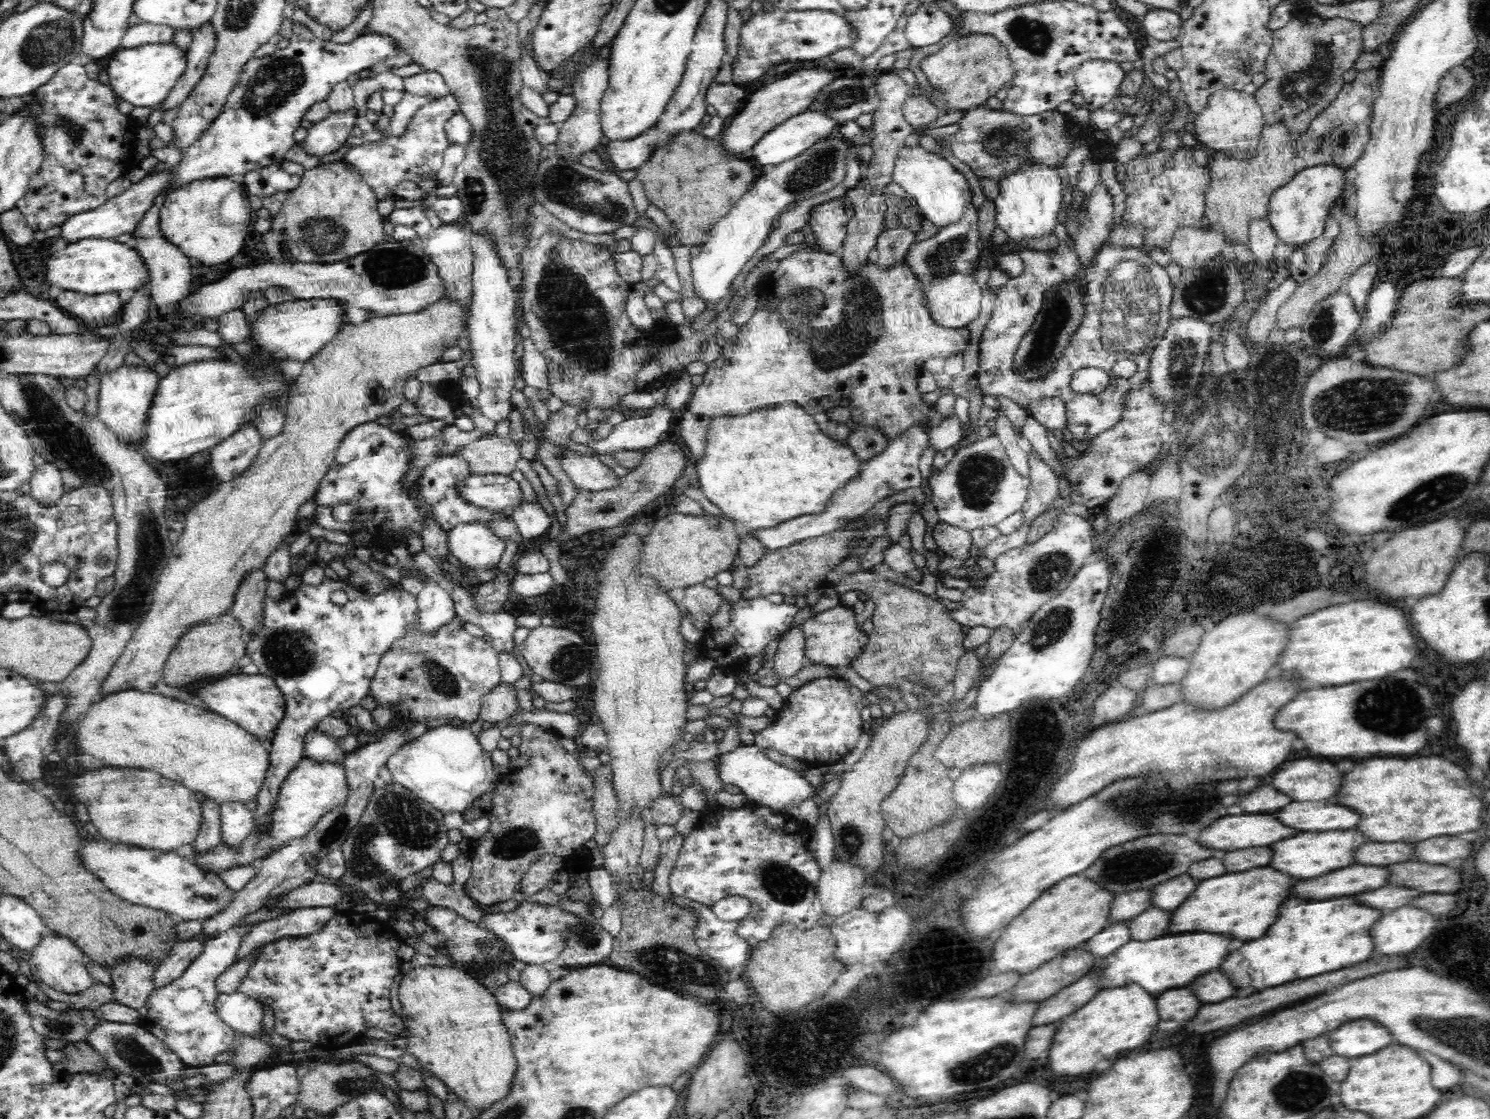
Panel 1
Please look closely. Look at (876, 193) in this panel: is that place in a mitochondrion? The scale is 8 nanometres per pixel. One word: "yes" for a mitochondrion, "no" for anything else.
no

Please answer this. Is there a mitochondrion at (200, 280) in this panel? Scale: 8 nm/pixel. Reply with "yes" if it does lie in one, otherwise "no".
no

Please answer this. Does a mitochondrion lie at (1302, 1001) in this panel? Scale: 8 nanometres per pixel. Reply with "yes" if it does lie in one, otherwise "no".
no

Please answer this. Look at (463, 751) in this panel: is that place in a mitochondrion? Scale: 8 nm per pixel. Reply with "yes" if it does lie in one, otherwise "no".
no

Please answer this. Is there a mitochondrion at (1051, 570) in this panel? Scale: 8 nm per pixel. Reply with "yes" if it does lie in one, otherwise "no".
yes

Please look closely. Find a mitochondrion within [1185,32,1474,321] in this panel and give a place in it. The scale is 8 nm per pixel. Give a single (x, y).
(1303, 89)

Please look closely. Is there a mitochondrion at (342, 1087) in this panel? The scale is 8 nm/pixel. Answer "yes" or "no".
yes

